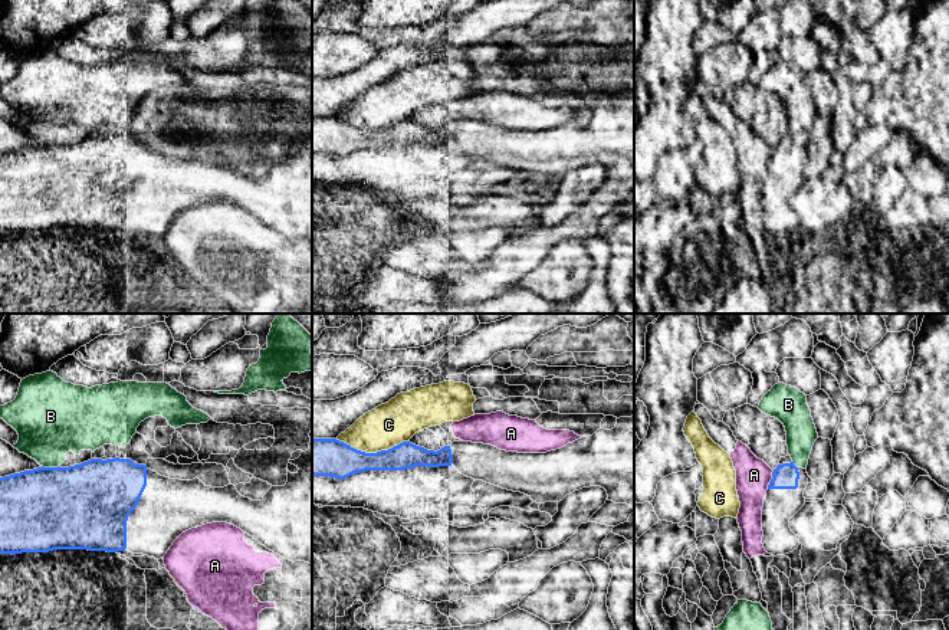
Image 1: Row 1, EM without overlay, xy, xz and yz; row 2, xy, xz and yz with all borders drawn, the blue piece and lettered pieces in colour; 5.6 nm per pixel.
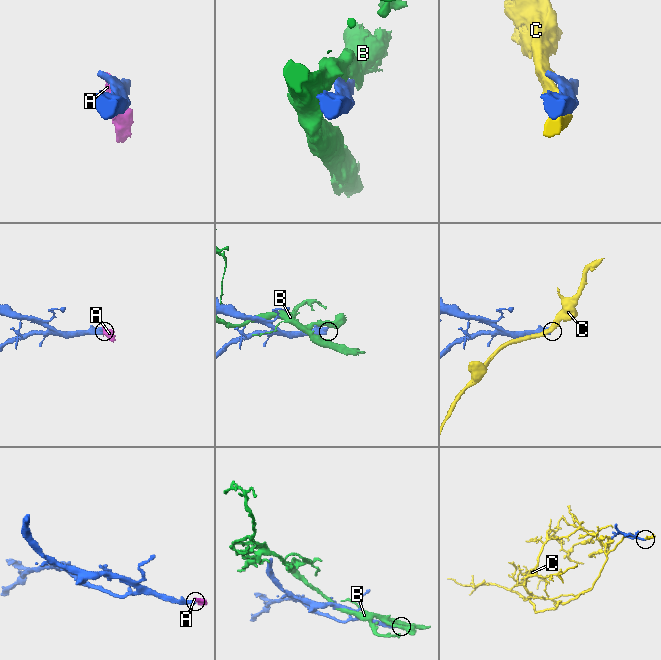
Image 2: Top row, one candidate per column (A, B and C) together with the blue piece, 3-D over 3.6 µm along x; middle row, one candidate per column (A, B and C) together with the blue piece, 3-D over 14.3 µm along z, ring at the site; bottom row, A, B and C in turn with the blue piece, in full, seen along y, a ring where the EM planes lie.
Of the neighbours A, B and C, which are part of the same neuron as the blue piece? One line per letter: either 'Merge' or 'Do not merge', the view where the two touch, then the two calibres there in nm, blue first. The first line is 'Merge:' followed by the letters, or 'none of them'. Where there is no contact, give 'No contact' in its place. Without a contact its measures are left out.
Merge: none of them
A: Do not merge. Touches blue in yz. Thickness 140 nm (blue) against 190 nm
B: Do not merge. Touches blue in xy. Thickness 460 nm (blue) against 380 nm
C: Do not merge. Touches blue in xz. Thickness 220 nm (blue) against 240 nm

